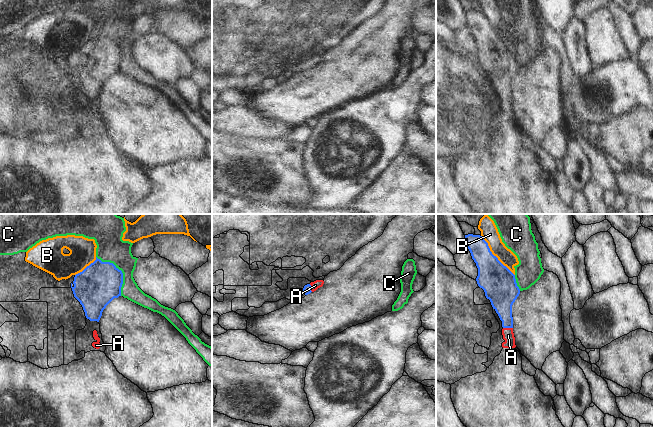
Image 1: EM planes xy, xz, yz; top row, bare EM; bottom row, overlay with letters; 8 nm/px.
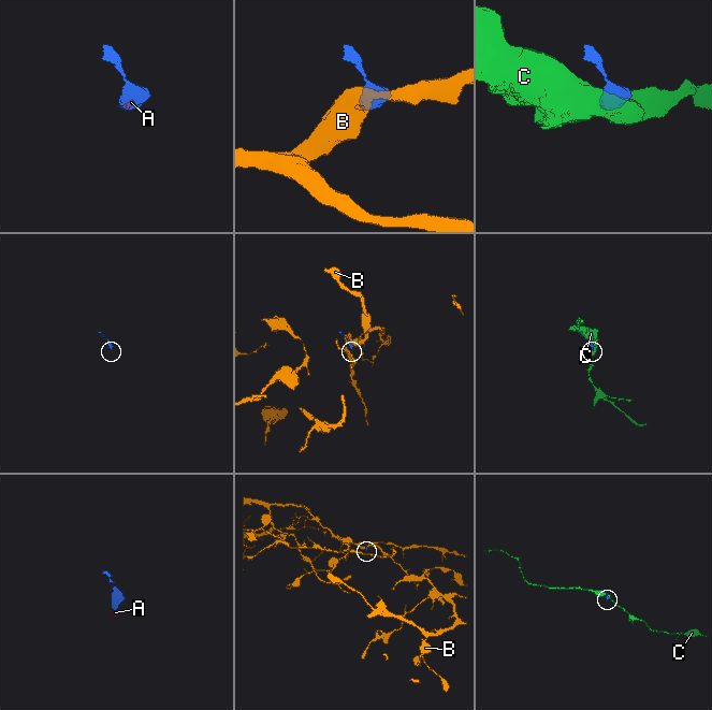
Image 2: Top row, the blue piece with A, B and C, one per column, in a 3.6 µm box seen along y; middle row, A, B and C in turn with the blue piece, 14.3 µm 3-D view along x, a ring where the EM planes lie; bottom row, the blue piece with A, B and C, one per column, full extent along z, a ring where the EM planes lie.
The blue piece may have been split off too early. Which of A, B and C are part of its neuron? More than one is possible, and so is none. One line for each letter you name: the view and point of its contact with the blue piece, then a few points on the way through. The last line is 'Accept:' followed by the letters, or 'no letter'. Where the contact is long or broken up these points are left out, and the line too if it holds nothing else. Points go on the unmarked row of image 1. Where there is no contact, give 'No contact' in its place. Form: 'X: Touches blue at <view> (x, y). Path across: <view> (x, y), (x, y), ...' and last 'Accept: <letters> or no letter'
A: Touches blue at yz (508, 103). Path across: yz (502, 73), (508, 103), (508, 111)
Accept: A.

